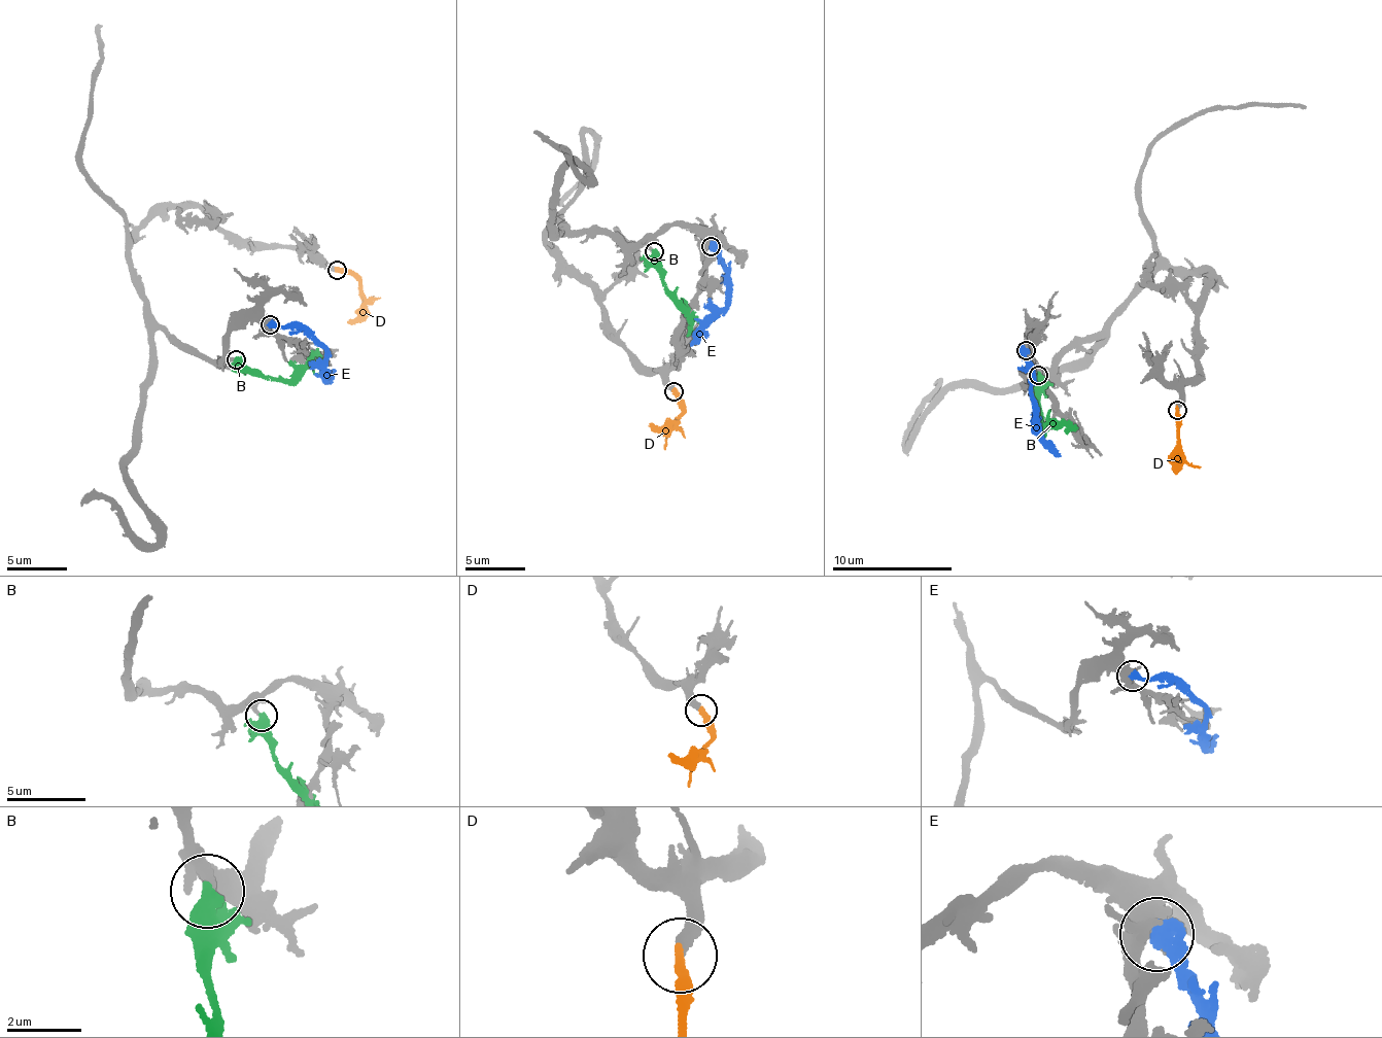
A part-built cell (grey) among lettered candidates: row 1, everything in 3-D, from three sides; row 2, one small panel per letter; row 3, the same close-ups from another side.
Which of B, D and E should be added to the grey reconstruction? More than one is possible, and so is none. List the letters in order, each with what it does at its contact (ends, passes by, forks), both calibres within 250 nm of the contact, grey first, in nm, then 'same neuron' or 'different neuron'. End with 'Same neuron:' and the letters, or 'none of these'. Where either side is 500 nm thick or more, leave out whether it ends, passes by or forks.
B: 280 nm thick on the grey side, 550 nm on the other; different neuron
D: it ends there; 240 nm thick on the grey side, 320 nm on the other; same neuron
E: it ends there; 400 nm thick on the grey side, 440 nm on the other; different neuron
Same neuron: D

